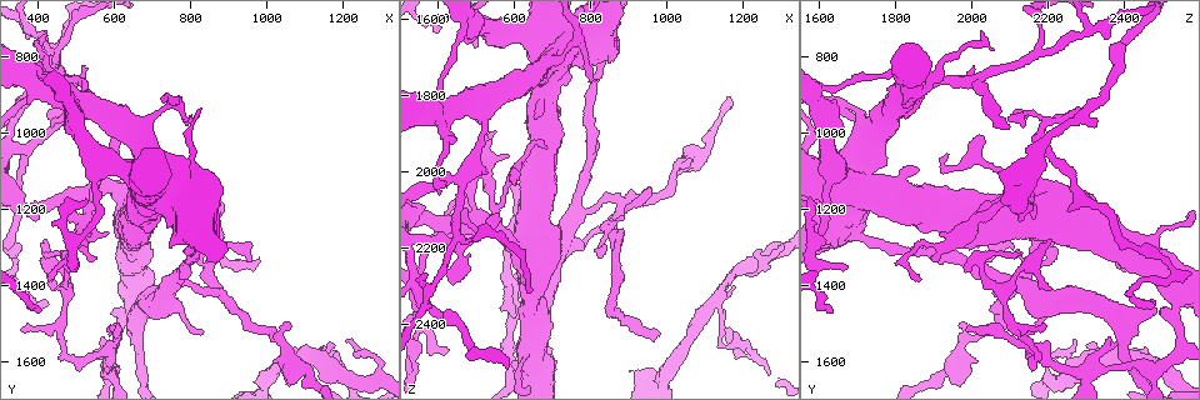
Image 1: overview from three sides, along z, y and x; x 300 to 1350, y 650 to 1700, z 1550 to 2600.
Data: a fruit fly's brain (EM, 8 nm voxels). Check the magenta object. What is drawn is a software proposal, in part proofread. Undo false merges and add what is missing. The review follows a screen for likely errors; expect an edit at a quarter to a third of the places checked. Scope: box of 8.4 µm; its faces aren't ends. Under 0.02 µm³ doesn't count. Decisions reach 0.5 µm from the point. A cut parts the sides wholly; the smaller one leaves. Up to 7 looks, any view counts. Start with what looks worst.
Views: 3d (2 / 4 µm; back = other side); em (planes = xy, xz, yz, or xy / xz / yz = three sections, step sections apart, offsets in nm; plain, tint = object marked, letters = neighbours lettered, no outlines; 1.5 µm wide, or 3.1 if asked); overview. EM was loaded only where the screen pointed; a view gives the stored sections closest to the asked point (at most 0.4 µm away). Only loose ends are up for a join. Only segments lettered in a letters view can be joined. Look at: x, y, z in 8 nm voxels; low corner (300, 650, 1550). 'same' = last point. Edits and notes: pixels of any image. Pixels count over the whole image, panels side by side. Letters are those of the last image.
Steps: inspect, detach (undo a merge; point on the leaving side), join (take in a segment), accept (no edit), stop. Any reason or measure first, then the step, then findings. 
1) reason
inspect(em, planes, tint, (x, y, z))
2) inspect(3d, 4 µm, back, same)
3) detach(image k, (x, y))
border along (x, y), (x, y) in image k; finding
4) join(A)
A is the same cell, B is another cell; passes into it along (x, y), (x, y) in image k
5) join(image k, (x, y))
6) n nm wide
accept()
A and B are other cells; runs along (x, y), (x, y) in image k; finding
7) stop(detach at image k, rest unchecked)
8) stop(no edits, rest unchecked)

branch stops here
inspect(3d, 4 µm, (420, 745, 2025))

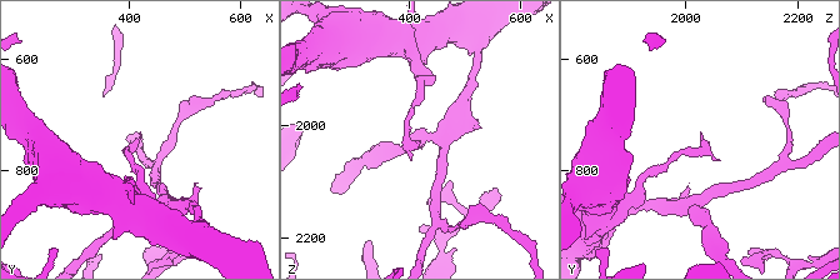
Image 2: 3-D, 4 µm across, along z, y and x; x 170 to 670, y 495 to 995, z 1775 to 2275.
need the tissue
inspect(em, planes, letters, (420, 735, 2025))

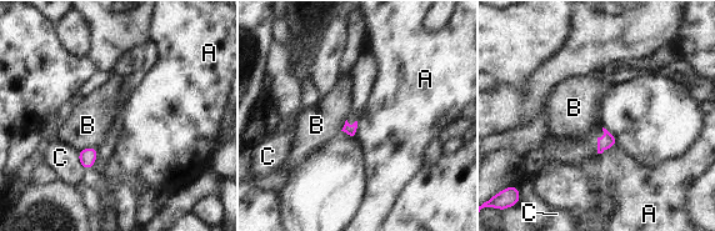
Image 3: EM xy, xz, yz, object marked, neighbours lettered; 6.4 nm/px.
accept()
A, B and C are other cells; border along (616, 142), (598, 154) in image 3; no lettered segment goes on from it

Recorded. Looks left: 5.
an open end
inspect(3d, 4 µm, (955, 1340, 2040))

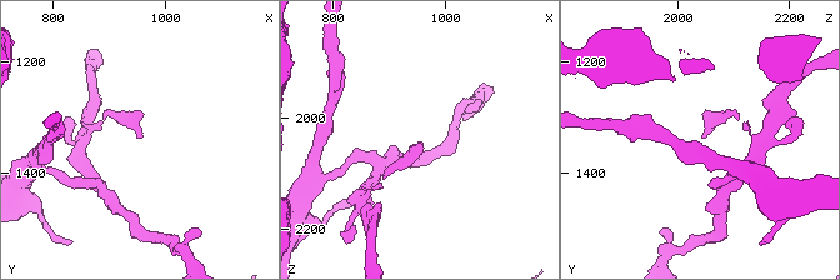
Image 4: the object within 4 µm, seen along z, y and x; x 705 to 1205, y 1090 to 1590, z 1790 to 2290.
shape alone is not enough
inspect(em, planes, letters, (960, 1340, 2040))

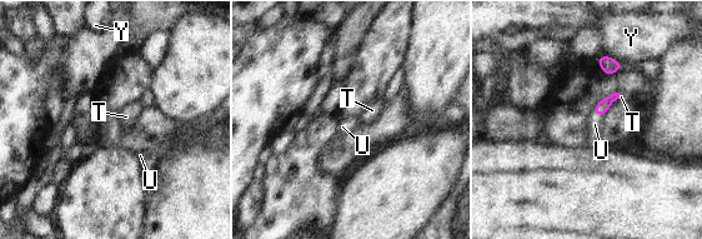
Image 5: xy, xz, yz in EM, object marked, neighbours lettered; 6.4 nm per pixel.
join(U)
U is the same cell, T and Y are other cells; passes into it along (602, 106), (597, 115), (595, 123) in image 5; it goes on there

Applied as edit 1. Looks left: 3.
thin end
inspect(em, yz, step 4, letters, (445, 1405, 2200))

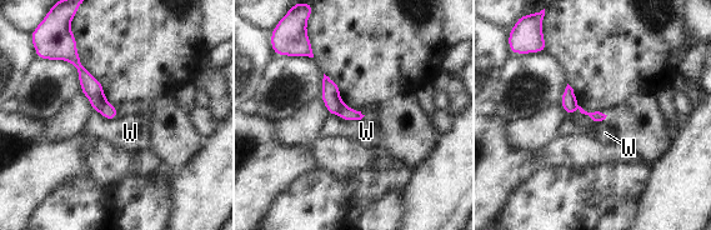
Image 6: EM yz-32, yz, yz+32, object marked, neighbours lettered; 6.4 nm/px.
inspect(em, planes, letters, same)

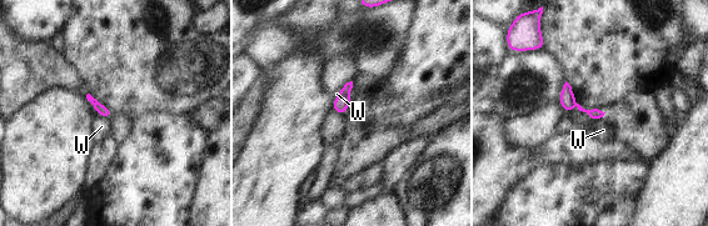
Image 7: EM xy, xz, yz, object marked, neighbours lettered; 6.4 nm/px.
accept()
W is another cell; runs along (566, 89), (581, 109), (599, 114) in image 7; none of them fits

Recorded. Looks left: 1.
stop(join at image 5, rest unchecked)

